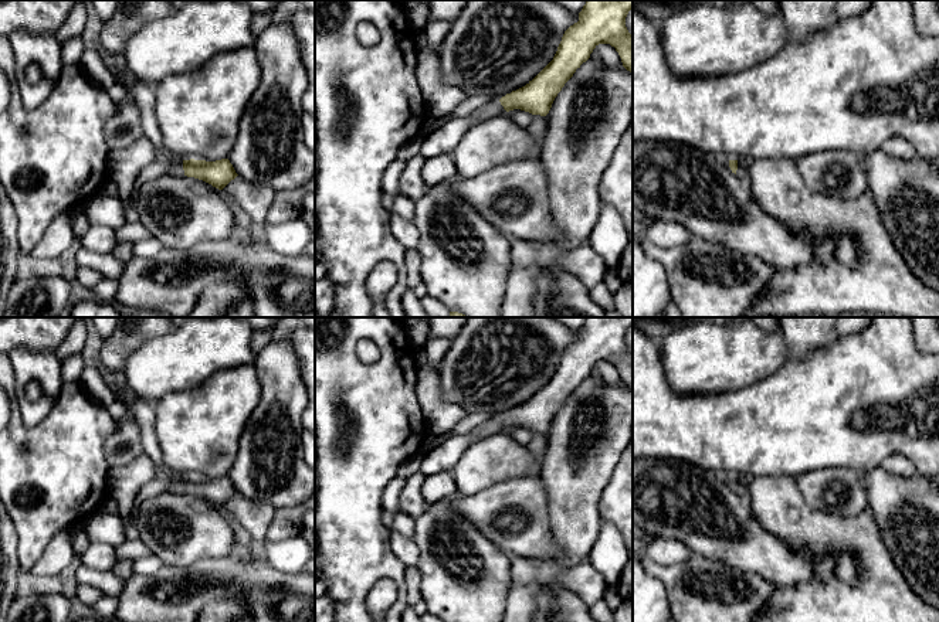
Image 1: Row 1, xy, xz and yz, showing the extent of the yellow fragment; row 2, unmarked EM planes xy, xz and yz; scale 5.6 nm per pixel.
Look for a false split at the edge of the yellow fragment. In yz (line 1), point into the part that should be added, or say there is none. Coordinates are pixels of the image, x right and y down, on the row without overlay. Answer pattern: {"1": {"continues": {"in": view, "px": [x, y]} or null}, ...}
{"1": {"continues": {"in": "yz", "px": [742, 486]}}}

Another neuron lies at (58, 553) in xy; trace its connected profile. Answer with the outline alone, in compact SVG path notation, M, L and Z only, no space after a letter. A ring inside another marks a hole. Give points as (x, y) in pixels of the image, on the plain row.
M70 528L58 531L47 544L30 572L37 577L54 577L74 560L74 545Z

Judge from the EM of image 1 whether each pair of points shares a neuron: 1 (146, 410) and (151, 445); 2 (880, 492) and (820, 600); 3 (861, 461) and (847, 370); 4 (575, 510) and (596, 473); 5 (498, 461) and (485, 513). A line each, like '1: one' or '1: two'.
1: one
2: two
3: one
4: one
5: two

